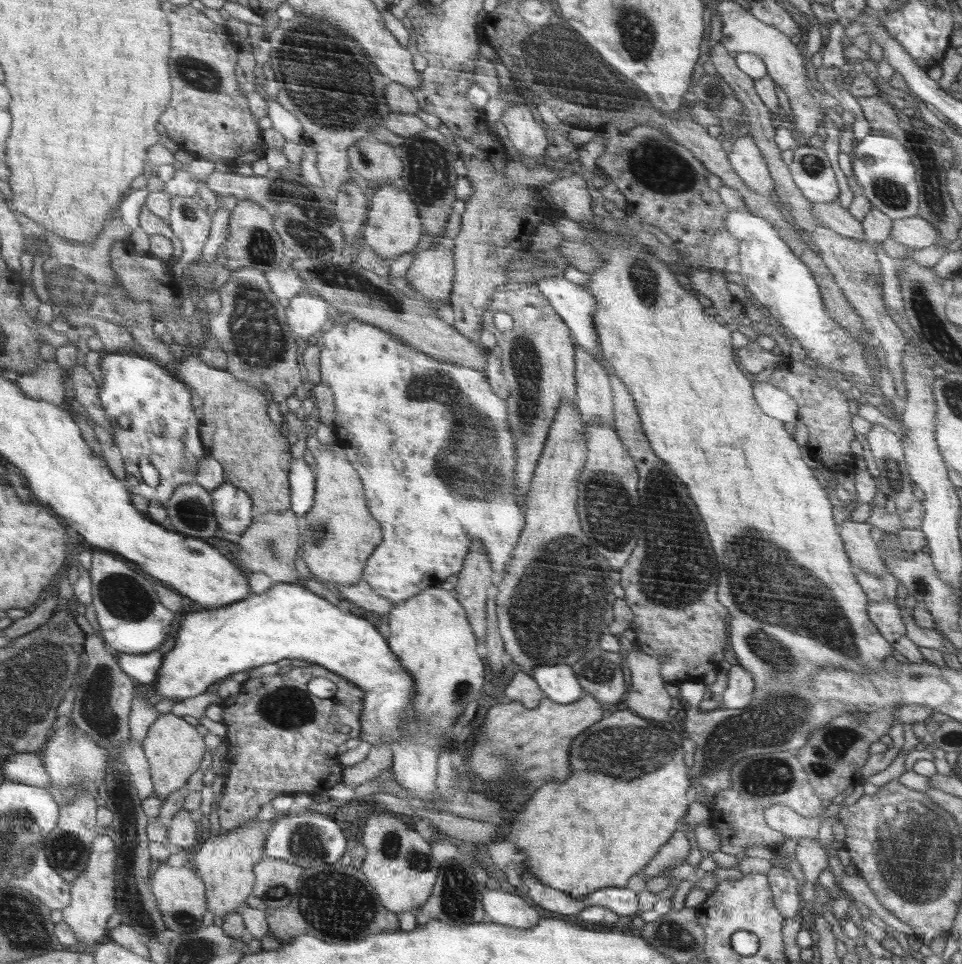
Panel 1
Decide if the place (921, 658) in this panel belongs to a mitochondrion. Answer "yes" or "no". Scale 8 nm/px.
no

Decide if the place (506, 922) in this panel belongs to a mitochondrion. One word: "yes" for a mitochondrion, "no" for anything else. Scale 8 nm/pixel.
no

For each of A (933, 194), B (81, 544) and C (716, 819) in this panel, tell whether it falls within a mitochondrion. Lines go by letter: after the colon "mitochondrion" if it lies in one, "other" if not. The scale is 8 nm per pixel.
A: mitochondrion
B: other
C: other

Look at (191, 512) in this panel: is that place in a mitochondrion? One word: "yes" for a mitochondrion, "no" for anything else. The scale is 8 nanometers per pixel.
yes

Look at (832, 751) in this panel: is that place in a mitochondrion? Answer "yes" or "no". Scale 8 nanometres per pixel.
yes

